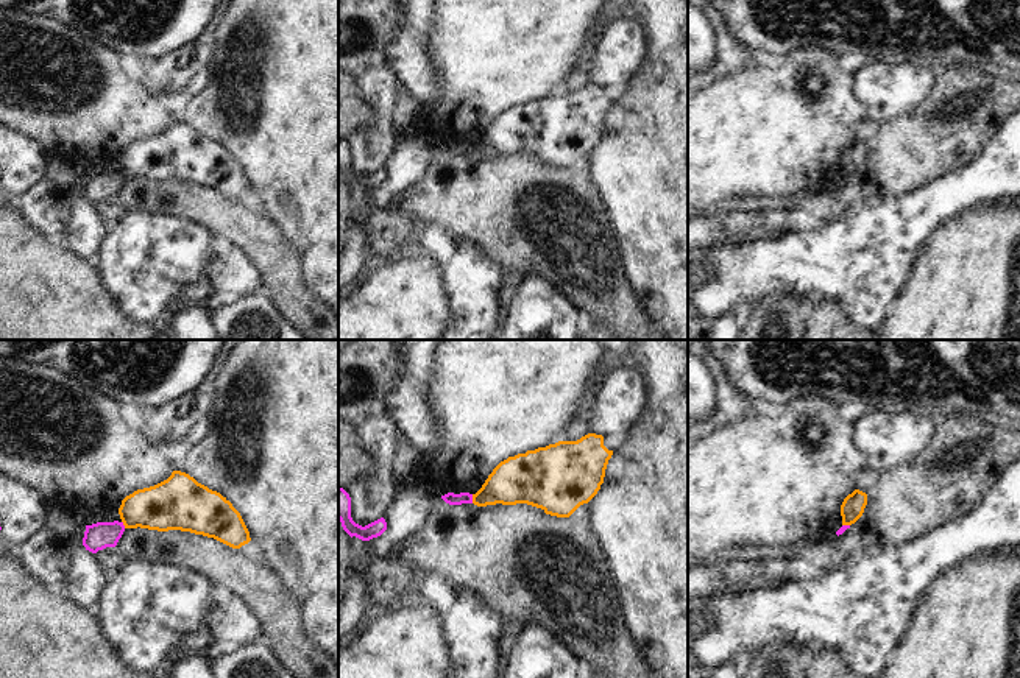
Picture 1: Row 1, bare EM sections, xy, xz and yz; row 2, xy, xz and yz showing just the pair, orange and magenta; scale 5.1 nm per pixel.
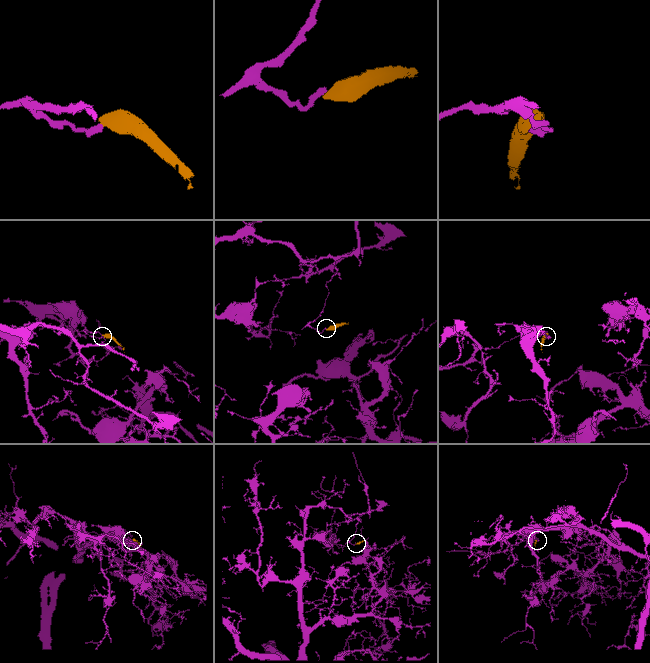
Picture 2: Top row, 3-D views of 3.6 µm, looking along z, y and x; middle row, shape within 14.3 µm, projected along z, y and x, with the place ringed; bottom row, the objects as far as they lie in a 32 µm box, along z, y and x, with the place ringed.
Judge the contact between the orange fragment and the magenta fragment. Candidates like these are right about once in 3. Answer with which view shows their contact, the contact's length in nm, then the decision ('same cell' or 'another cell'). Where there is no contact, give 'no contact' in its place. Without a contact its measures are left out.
contact in xz; length 50 nm; another cell

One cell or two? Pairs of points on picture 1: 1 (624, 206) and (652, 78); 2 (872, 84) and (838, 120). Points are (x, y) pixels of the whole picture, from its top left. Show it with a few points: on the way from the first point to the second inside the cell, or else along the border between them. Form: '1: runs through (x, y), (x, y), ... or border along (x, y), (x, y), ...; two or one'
1: runs through (652, 175), (652, 109); one
2: border along (853, 77), (853, 94), (867, 116); two

